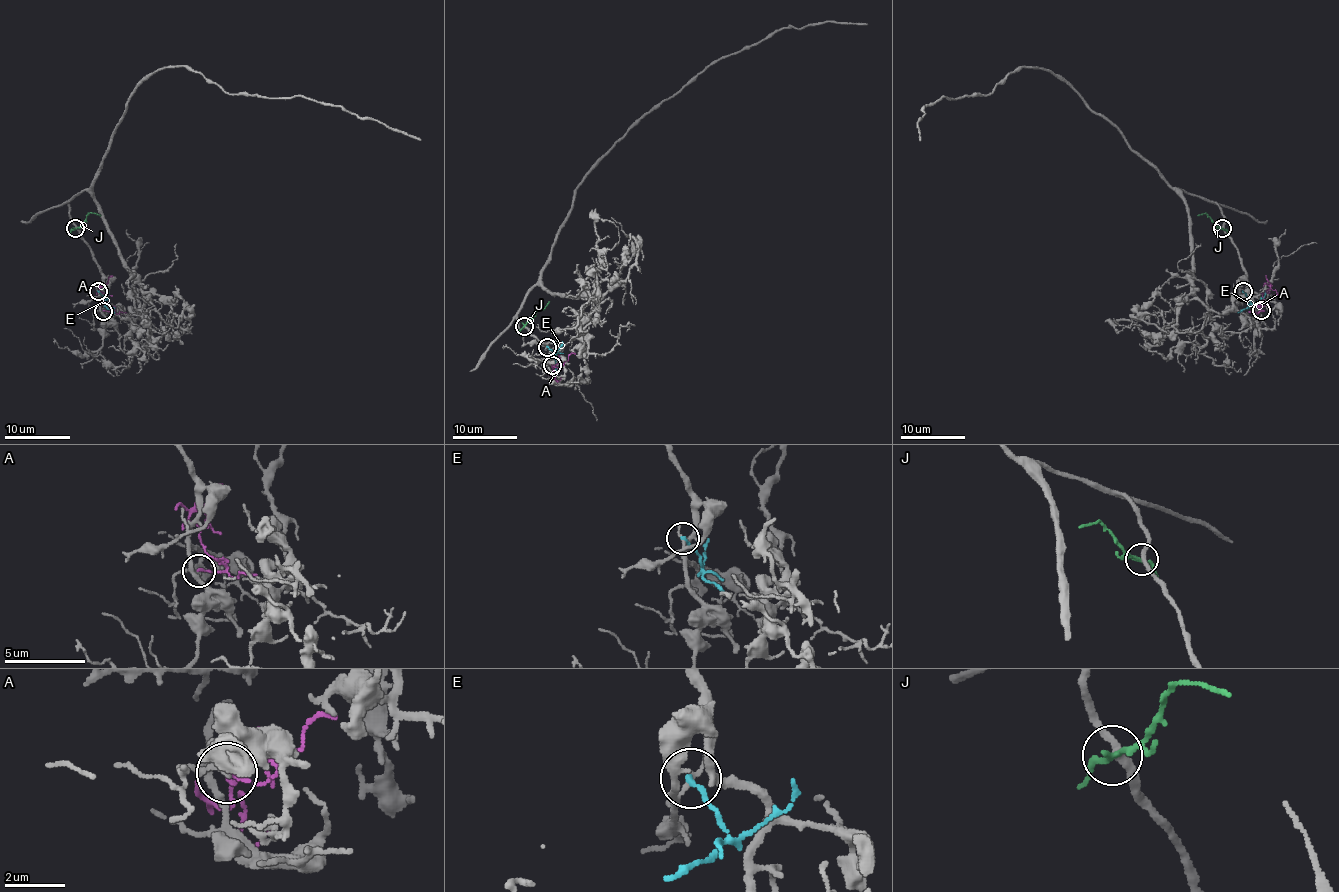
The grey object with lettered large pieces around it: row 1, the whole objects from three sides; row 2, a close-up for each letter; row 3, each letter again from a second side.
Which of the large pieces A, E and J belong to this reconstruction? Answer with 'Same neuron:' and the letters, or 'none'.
Same neuron: none

